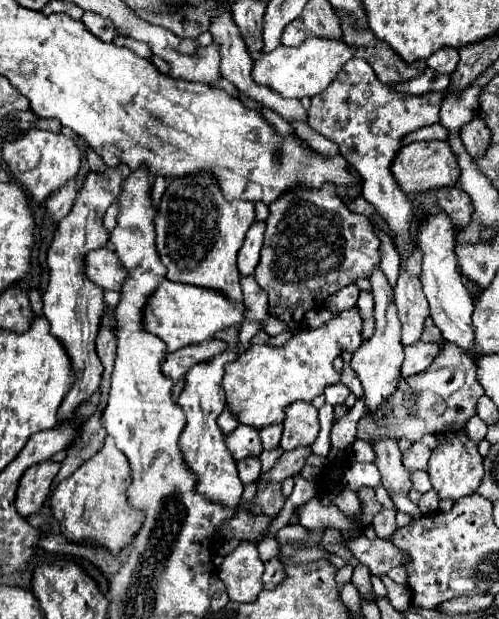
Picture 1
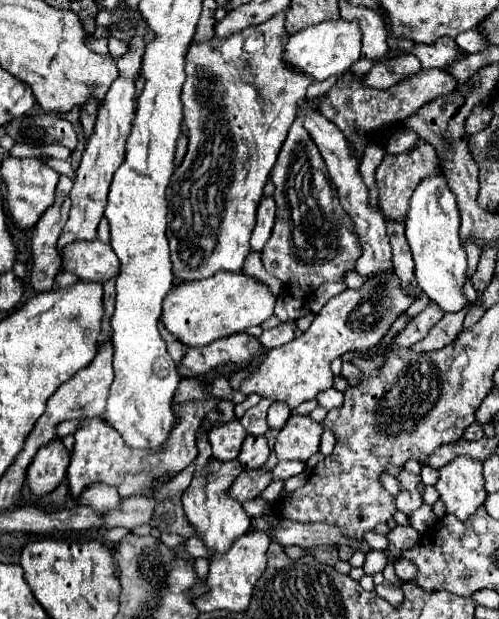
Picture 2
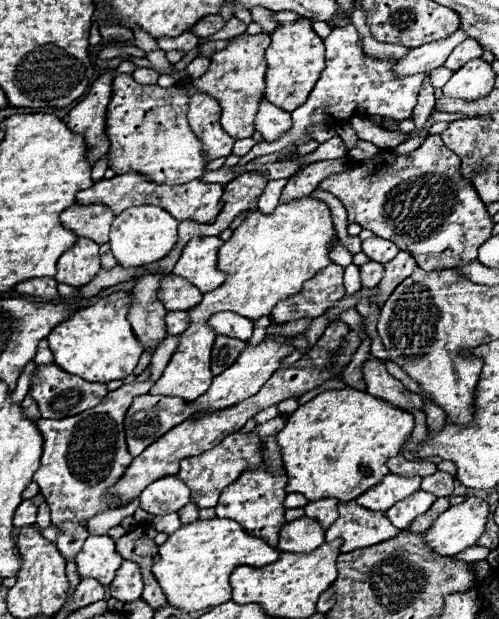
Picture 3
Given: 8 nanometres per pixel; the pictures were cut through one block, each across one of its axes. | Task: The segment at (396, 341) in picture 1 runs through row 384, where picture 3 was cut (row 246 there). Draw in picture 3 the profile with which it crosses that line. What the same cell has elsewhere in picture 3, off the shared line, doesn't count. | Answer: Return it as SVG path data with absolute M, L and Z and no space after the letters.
M374 236L374 238L368 238L362 242L362 252L370 260L386 264L388 260L392 260L400 252L400 248L396 248L396 244L392 244L390 240L382 240L382 238Z

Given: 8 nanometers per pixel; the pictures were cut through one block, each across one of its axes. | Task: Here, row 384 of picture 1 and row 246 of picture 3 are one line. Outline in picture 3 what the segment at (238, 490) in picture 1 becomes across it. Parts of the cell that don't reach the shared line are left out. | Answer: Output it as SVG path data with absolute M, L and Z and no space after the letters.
M194 236L184 246L182 256L174 266L174 274L186 278L202 294L218 288L224 282L224 274L216 268L218 248L224 242L214 236Z

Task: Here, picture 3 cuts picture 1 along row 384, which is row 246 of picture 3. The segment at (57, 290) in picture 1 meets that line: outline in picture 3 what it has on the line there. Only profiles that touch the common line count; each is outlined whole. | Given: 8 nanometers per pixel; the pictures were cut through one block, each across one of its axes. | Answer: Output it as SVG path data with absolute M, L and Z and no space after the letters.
M78 238L76 244L60 256L56 266L58 272L54 278L62 284L72 286L88 284L88 280L92 280L92 276L96 276L96 272L100 270L98 248L100 246L96 242L88 238Z

